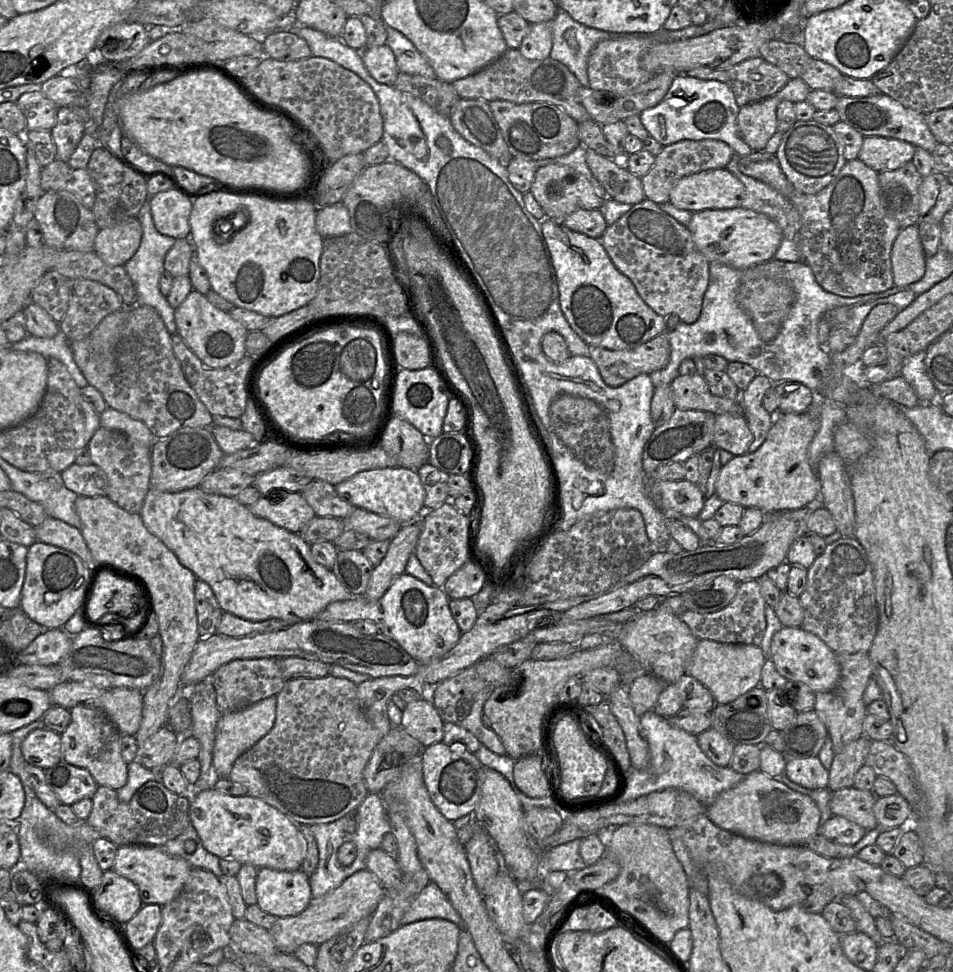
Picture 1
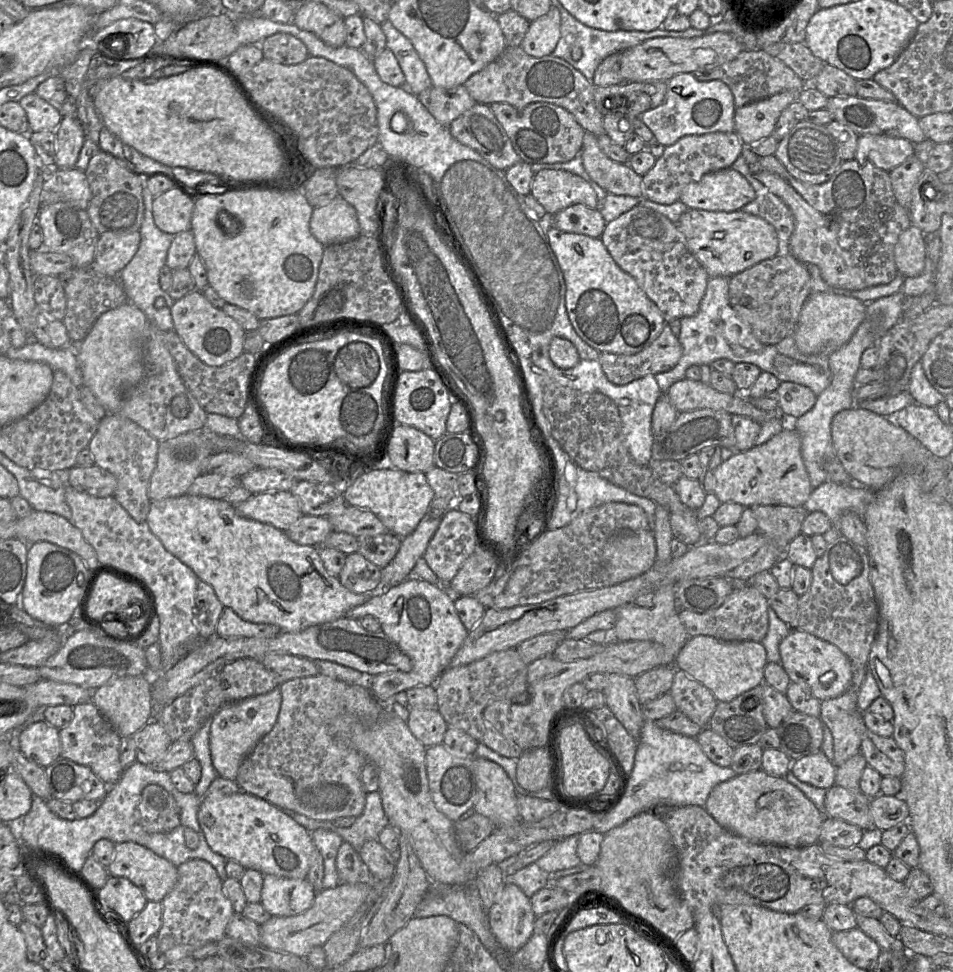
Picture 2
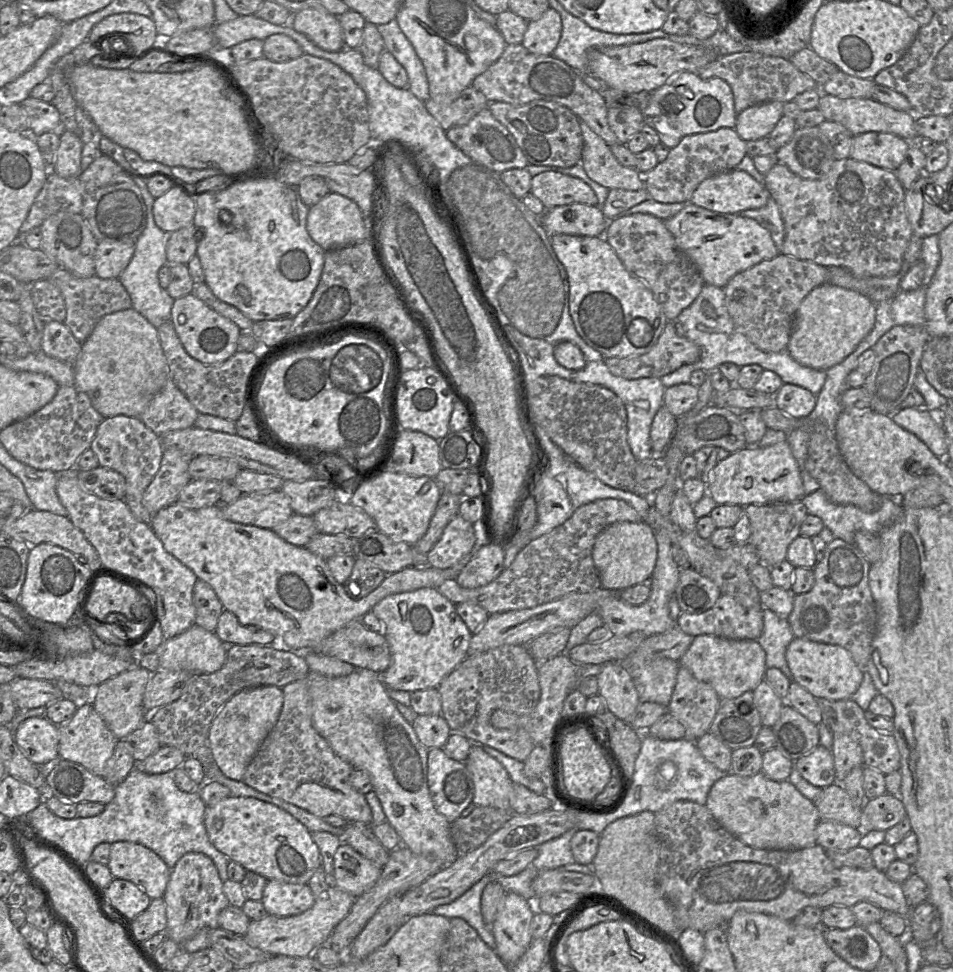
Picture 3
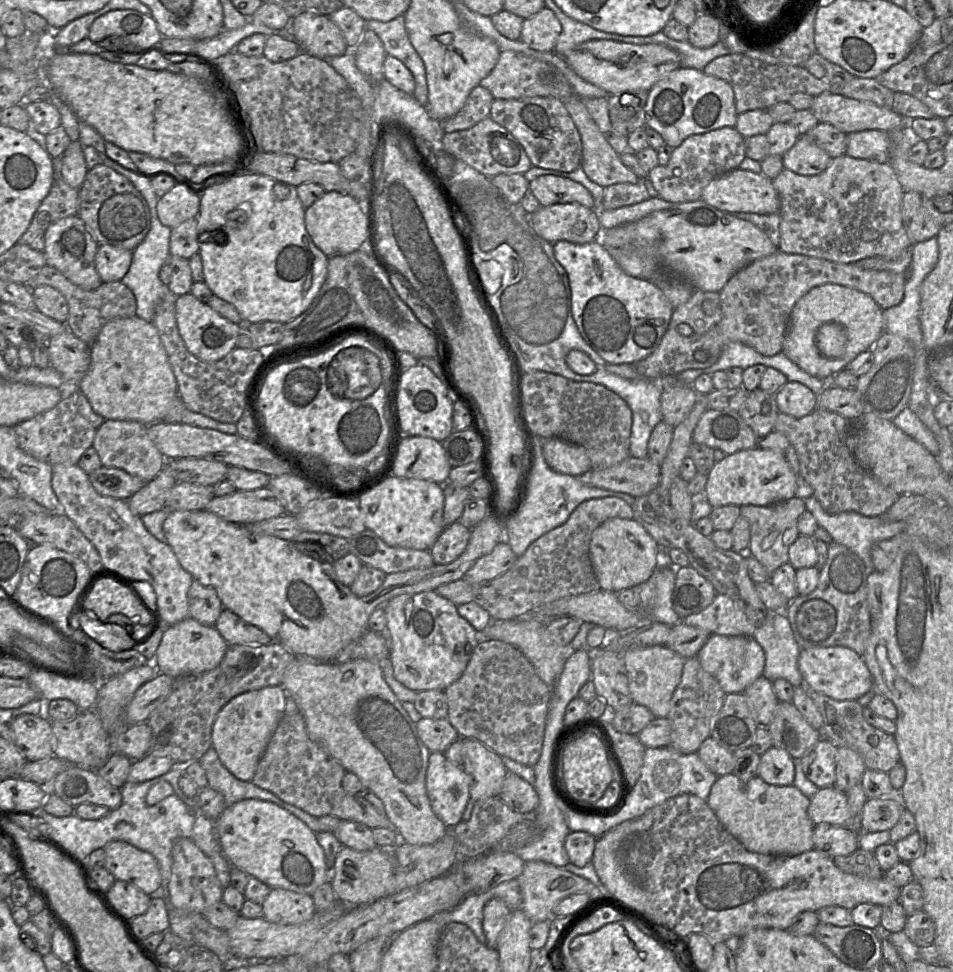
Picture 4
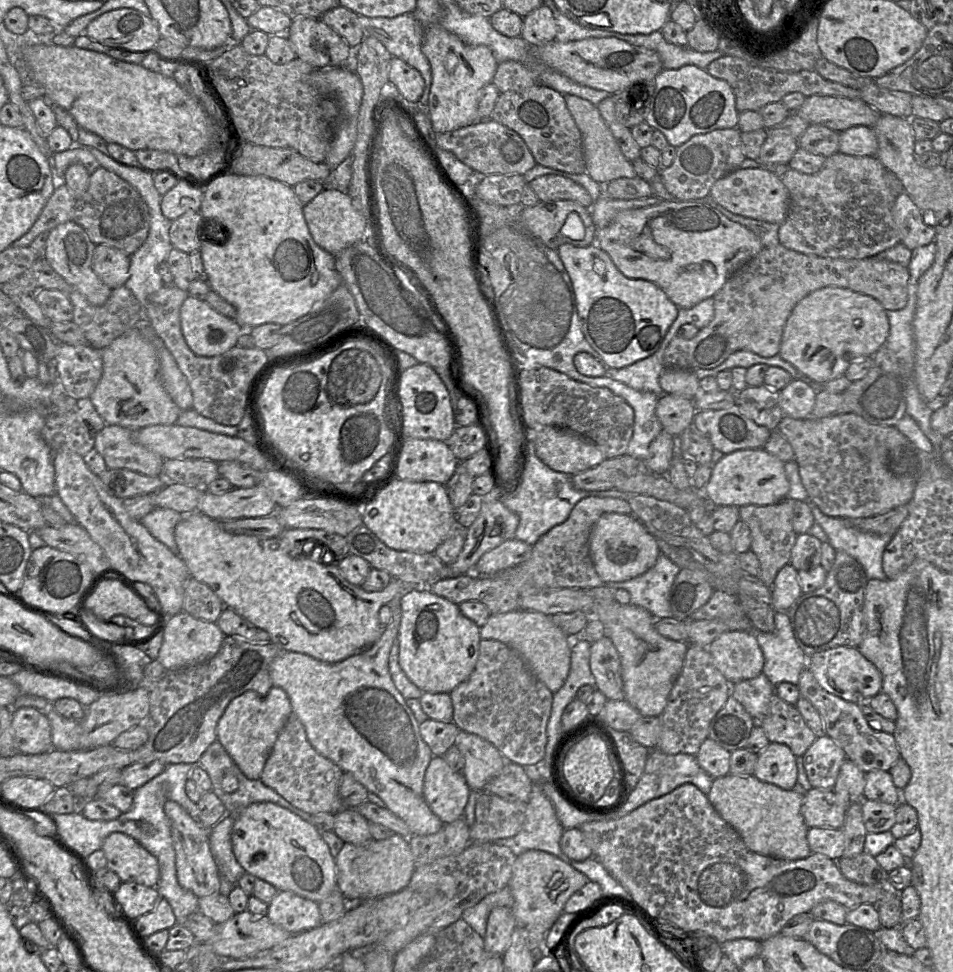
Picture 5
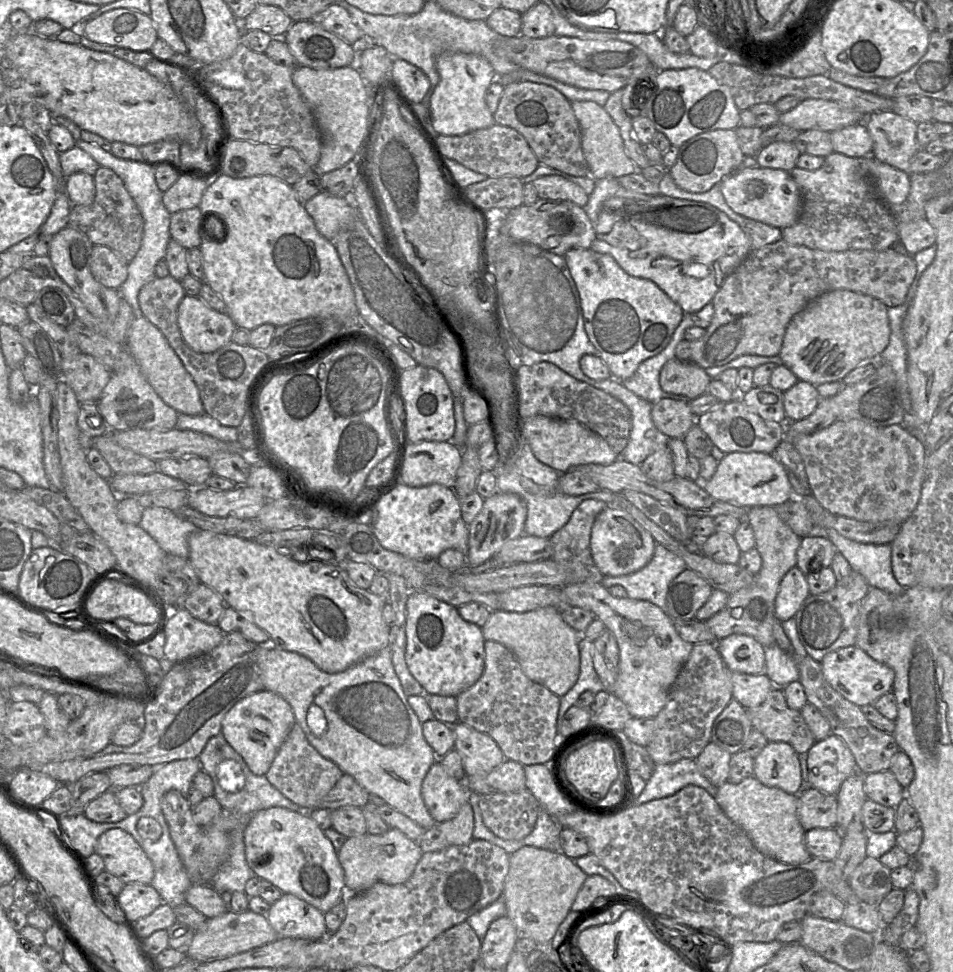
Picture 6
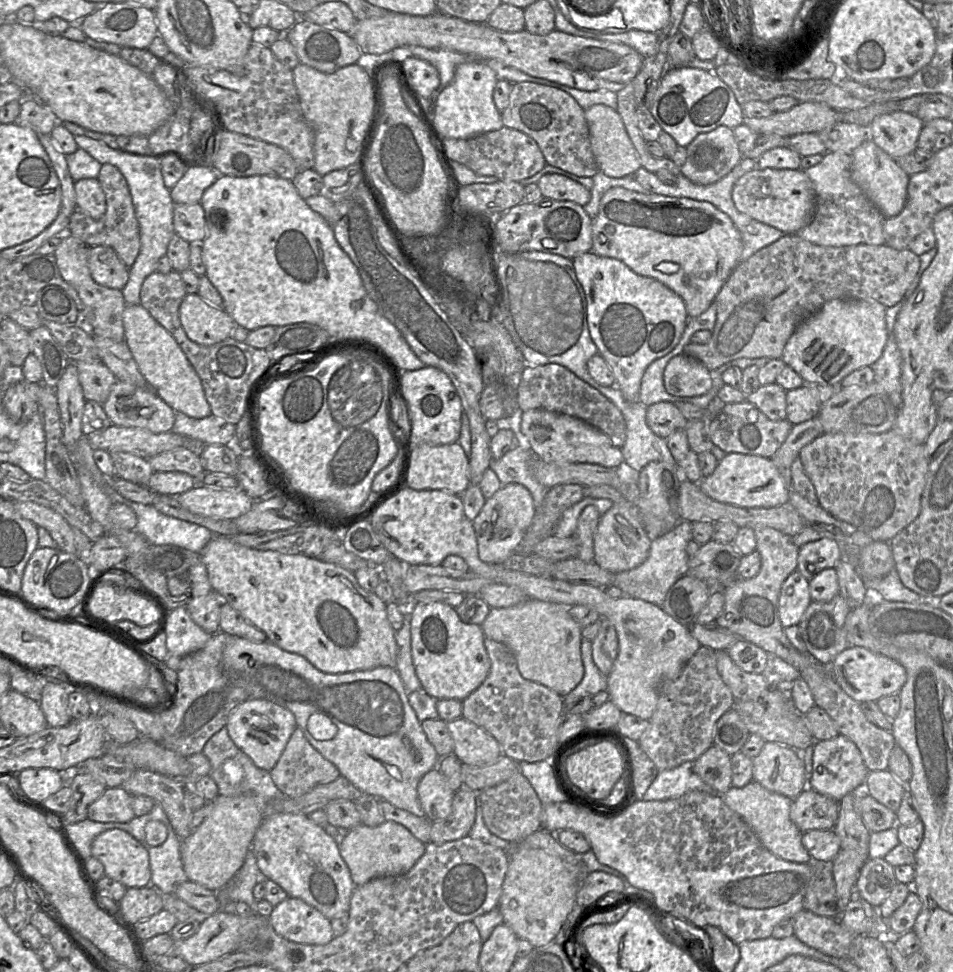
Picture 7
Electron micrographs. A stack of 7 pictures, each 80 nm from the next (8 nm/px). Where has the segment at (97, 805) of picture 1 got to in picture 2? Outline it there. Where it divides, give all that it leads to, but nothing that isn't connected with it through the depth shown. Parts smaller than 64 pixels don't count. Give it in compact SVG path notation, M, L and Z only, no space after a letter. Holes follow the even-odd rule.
M149 784L143 789L134 815L147 833L168 833L180 824L180 808L176 801L157 784Z

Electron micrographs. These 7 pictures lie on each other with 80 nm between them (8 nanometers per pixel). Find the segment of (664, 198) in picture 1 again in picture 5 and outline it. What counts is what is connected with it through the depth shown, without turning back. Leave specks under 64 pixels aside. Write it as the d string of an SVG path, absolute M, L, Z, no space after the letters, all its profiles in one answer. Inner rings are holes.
M737 128L717 129L706 134L697 134L677 147L673 163L659 169L659 176L673 196L673 200L696 200L709 196L713 184L740 168L746 159L743 153L741 132Z

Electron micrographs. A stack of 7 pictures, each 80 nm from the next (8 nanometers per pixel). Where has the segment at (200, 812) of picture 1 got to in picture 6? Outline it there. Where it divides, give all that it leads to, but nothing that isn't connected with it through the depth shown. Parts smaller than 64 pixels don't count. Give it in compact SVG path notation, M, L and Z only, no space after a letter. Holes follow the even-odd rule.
M271 807L260 810L248 819L243 833L245 858L254 874L266 879L283 893L293 894L325 913L336 905L346 894L344 872L331 841L310 818L308 812L290 811L286 808Z

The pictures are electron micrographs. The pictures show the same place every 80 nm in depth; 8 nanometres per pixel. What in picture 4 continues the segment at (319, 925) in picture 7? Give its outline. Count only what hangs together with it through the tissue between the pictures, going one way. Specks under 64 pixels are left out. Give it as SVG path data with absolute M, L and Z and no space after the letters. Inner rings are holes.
M271 888L262 906L263 918L281 925L300 924L316 912L311 895L283 888Z

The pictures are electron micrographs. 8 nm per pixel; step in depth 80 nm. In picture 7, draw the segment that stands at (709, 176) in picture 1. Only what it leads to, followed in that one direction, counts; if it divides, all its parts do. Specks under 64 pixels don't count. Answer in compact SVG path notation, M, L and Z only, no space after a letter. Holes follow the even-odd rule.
M755 168L735 183L732 200L739 212L772 226L784 234L795 234L813 218L816 209L816 194L813 184L803 169Z

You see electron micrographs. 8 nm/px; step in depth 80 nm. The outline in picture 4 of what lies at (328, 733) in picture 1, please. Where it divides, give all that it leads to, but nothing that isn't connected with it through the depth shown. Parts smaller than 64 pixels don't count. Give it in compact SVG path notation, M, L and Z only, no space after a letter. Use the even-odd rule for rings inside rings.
M286 695L284 715L259 760L251 783L263 790L271 792L282 801L316 818L322 816L335 816L340 820L350 820L362 823L371 829L376 827L392 828L390 820L385 815L380 814L365 797L355 797L344 791L342 779L345 773L346 770L337 760L332 758L323 748L309 738L301 710L294 699Z

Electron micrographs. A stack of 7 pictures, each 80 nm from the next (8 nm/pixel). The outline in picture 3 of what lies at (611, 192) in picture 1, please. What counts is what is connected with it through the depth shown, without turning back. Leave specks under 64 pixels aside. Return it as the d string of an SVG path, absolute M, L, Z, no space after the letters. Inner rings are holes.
M581 122L581 130L581 164L592 180L608 189L635 191L644 188L644 176L637 169L619 163L610 146L586 123Z

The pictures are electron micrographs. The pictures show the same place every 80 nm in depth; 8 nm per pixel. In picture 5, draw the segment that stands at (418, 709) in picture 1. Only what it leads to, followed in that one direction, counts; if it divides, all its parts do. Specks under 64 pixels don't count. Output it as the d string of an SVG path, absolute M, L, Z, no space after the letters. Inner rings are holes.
M428 719L419 724L422 740L428 745L433 756L443 756L455 743L459 728L453 722Z

